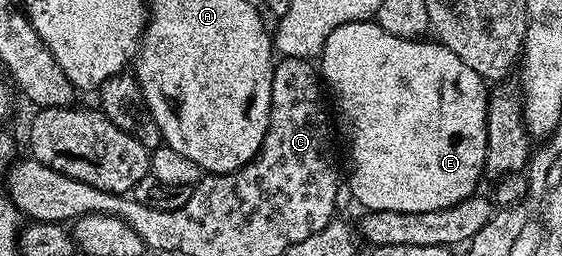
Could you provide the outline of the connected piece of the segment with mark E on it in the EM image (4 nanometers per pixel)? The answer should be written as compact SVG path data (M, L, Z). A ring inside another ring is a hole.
M376 20L352 21L343 23L327 35L327 43L319 54L319 73L324 84L333 88L333 97L349 124L349 137L353 140L353 170L349 173L349 189L353 197L365 211L403 211L404 213L422 213L423 211L439 211L452 205L458 205L478 192L477 180L483 177L485 168L485 152L487 151L487 111L489 110L490 90L487 91L485 78L479 76L459 55L433 39L408 41L395 35L387 35Z

